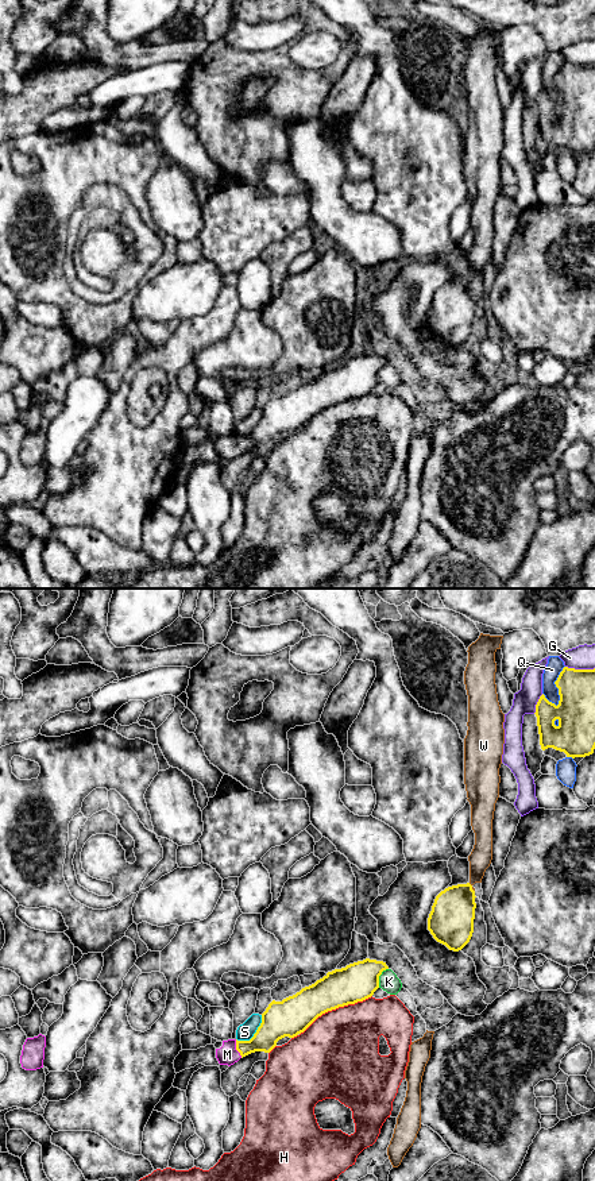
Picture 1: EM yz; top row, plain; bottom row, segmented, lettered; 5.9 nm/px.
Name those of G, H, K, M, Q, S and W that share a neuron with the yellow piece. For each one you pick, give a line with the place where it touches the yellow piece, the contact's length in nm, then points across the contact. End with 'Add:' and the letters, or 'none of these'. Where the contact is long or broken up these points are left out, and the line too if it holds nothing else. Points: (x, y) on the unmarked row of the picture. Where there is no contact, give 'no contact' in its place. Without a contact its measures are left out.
M: meets yellow in yz at (236, 444); contact 120 nm long; runs through yz (271, 424), (257, 439), (236, 444), (227, 450)
Add: M

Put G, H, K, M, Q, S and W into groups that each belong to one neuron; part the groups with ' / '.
G / H / K / M / Q / S / W

